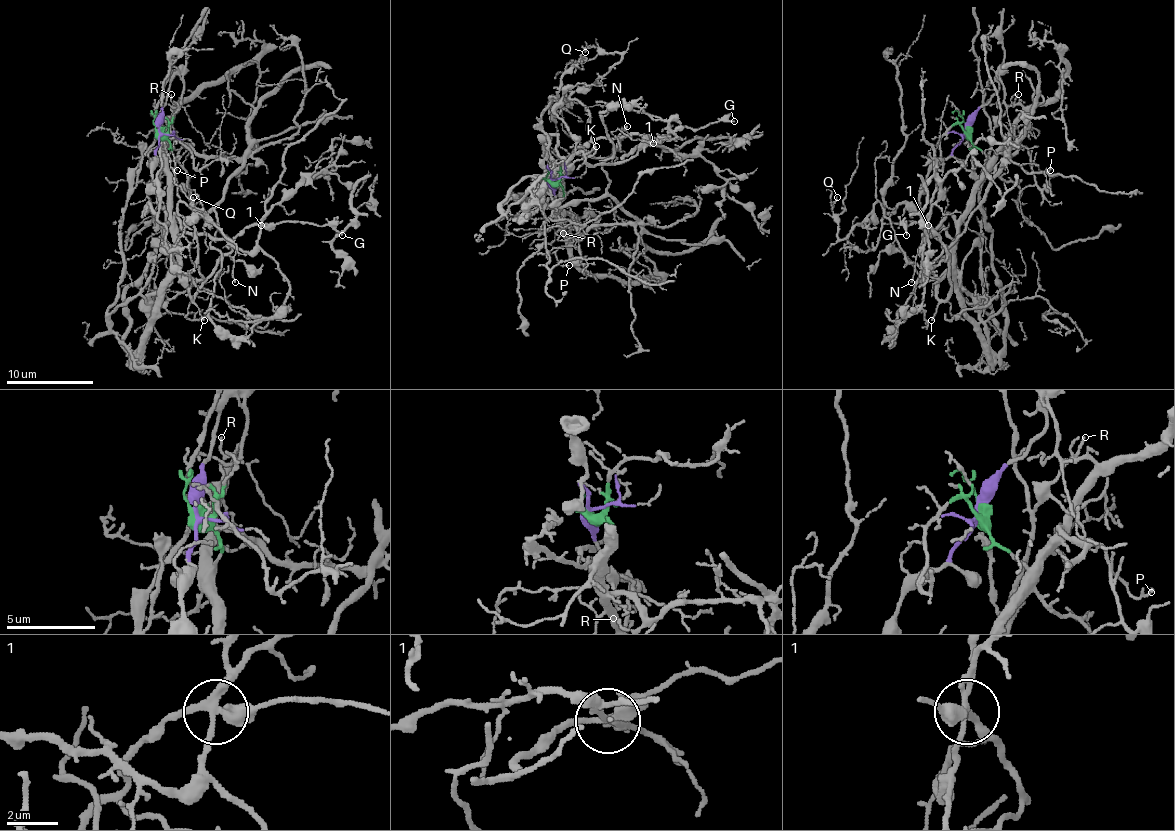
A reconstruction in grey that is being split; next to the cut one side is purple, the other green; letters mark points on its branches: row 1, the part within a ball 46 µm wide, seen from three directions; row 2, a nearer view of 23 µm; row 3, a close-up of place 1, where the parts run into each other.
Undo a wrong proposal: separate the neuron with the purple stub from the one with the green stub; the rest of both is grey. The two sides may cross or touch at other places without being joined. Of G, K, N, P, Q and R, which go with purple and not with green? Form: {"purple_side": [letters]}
{"purple_side": ["G", "K", "R"]}

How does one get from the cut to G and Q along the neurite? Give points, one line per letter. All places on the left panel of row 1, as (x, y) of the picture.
G: (158, 130), (153, 173), (164, 240), (171, 269), (190, 299), (246, 227), (292, 221), (333, 225), (342, 234)
Q: (158, 130), (171, 143), (166, 173), (177, 266), (199, 279), (194, 230), (179, 202), (229, 238), (192, 197)

